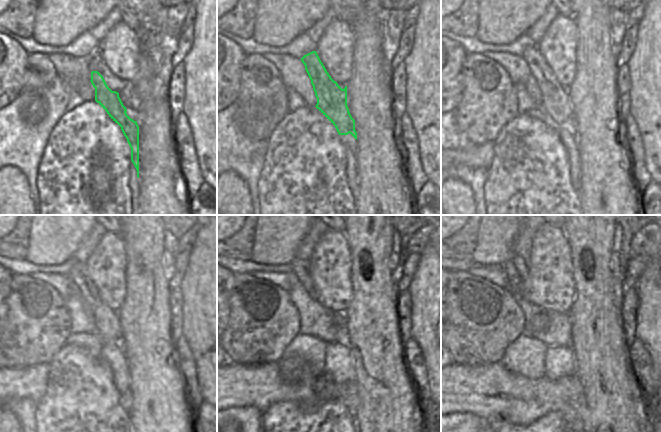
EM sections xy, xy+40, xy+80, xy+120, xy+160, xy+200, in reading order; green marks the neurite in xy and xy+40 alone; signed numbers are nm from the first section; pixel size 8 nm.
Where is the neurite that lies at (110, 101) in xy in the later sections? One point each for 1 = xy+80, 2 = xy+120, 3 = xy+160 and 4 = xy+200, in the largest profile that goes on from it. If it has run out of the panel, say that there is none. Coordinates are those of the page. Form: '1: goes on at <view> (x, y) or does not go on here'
1: goes on at xy+80 (555, 102)
2: goes on at xy+120 (107, 323)
3: goes on at xy+160 (301, 268)
4: goes on at xy+200 (521, 262)

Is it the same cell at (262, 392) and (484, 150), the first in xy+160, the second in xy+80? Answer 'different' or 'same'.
same

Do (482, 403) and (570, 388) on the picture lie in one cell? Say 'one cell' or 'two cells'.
one cell

